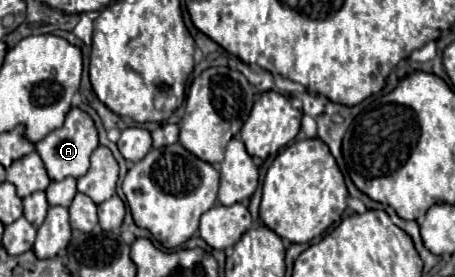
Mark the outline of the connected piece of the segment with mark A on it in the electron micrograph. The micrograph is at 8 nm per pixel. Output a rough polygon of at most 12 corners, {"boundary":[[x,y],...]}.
{"boundary":[[71,108],[37,144],[51,180],[81,178],[99,138],[91,116]]}

